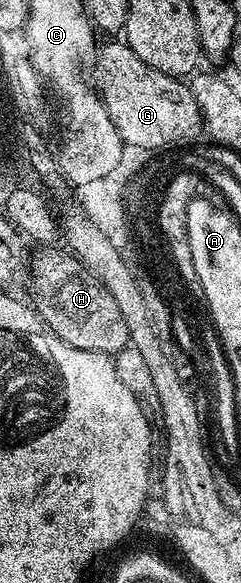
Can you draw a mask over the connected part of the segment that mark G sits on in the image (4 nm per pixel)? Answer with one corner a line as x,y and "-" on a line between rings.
123,41
108,42
103,46
104,43
94,54
94,86
104,99
106,112
110,112
110,120
114,120
114,128
118,128
118,136
125,147
164,152
168,150
167,146
184,146
202,134
204,120
187,81
150,68
150,64
138,60

